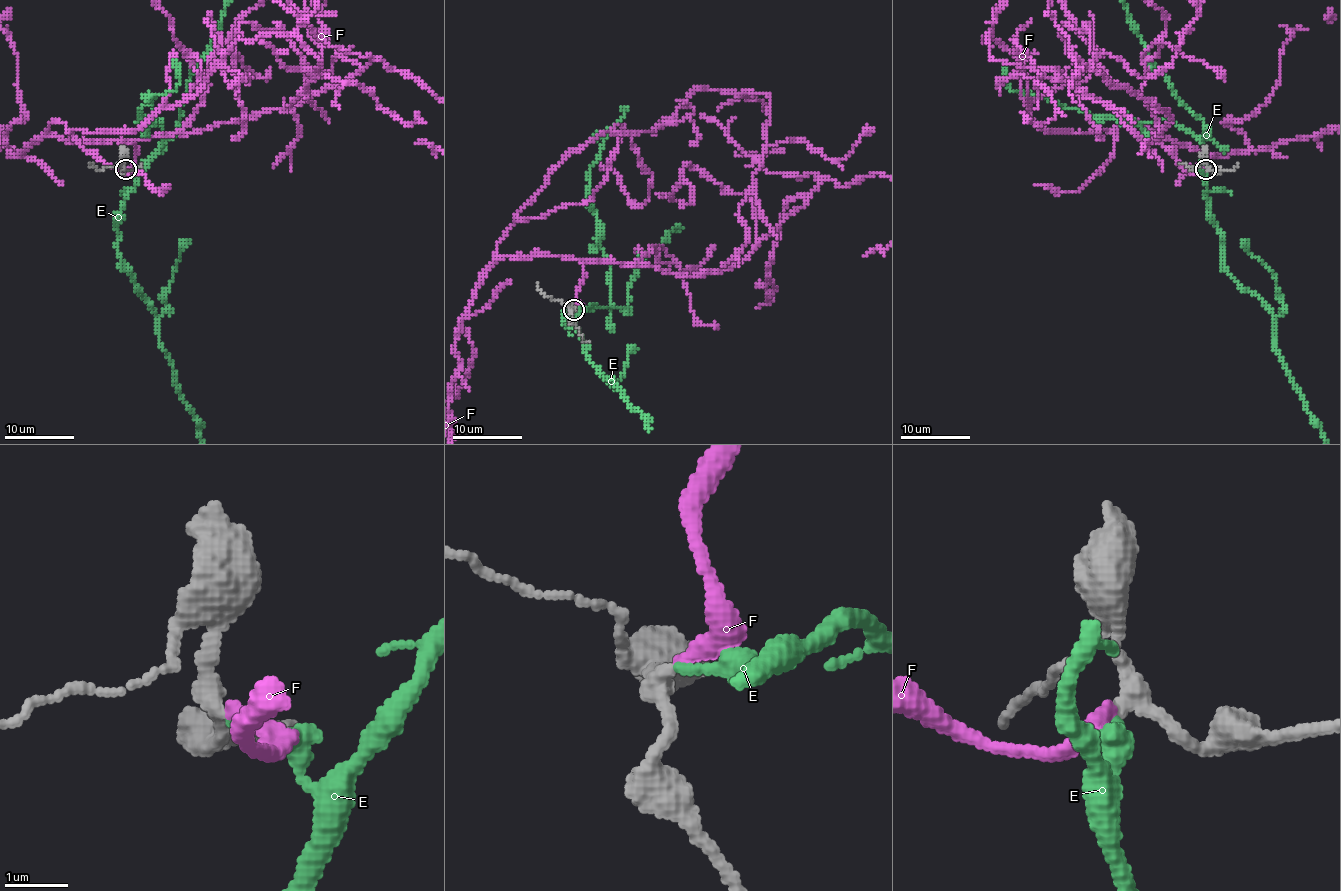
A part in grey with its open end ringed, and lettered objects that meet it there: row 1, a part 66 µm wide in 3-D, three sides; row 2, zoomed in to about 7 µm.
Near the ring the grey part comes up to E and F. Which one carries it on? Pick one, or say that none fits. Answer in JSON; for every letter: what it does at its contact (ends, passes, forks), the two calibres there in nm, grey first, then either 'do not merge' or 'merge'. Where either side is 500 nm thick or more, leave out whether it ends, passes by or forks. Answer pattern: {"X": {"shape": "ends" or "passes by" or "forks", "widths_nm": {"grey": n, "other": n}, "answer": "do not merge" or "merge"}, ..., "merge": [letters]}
{"E": {"shape": "ends", "widths_nm": {"grey": 260, "other": 160}, "answer": "do not merge"}, "F": {"shape": "ends", "widths_nm": {"grey": 280, "other": 280}, "answer": "merge"}, "merge": ["F"]}

